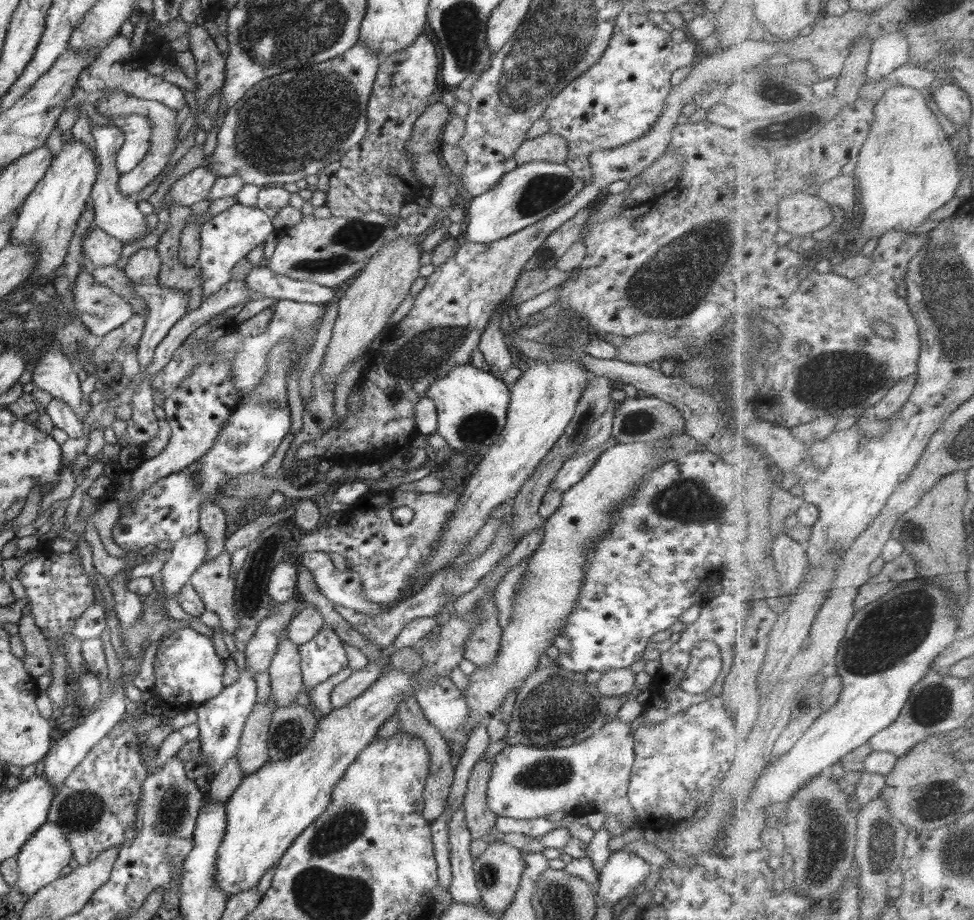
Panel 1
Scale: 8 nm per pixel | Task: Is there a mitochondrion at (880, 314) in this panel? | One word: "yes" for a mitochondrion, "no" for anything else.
no

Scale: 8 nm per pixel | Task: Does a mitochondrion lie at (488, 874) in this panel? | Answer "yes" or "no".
yes

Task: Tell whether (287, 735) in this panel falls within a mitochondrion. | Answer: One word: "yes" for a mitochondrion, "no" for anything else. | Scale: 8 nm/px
yes

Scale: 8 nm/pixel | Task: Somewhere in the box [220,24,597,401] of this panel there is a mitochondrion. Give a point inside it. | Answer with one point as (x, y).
(301, 117)

